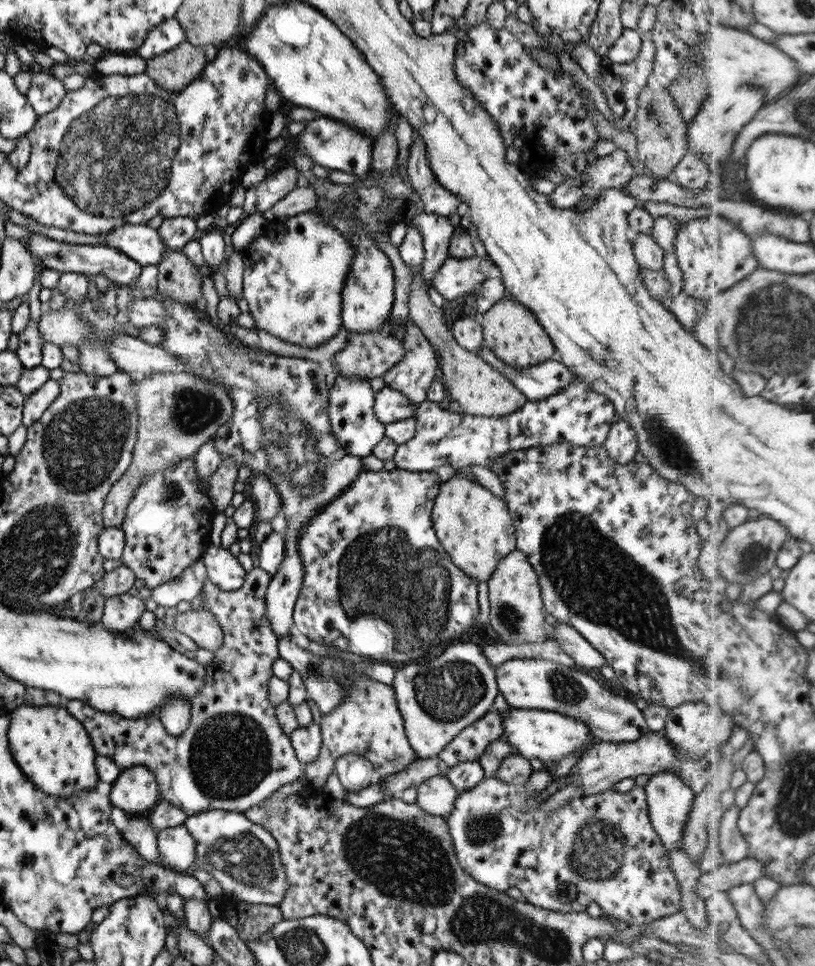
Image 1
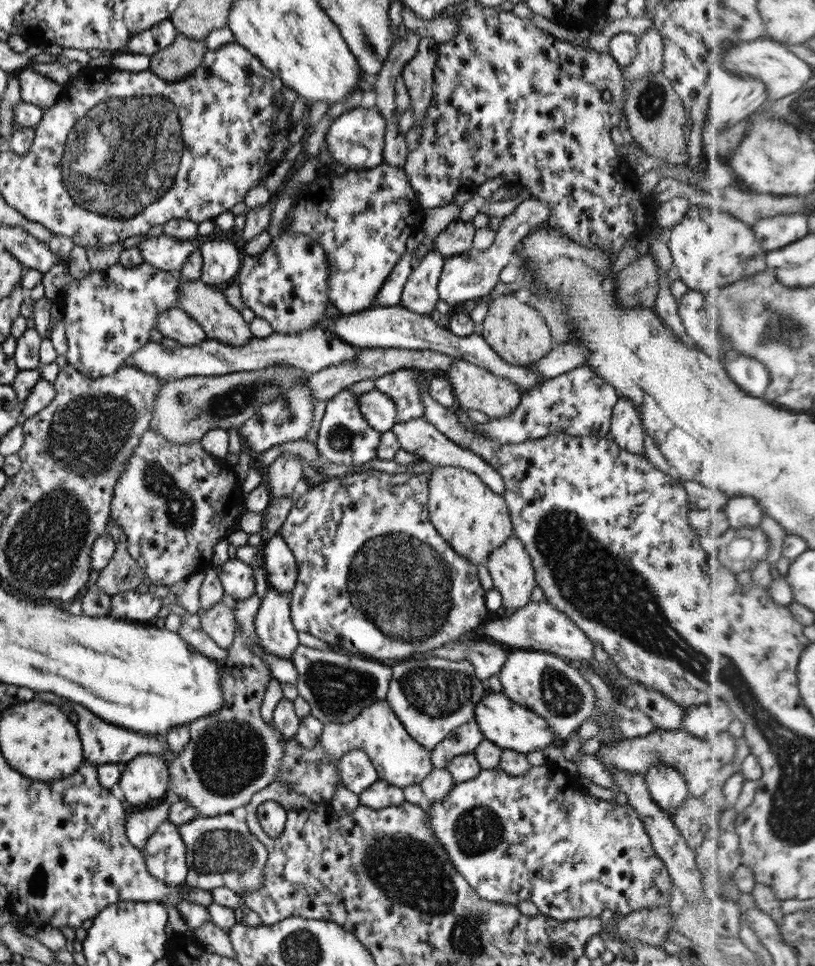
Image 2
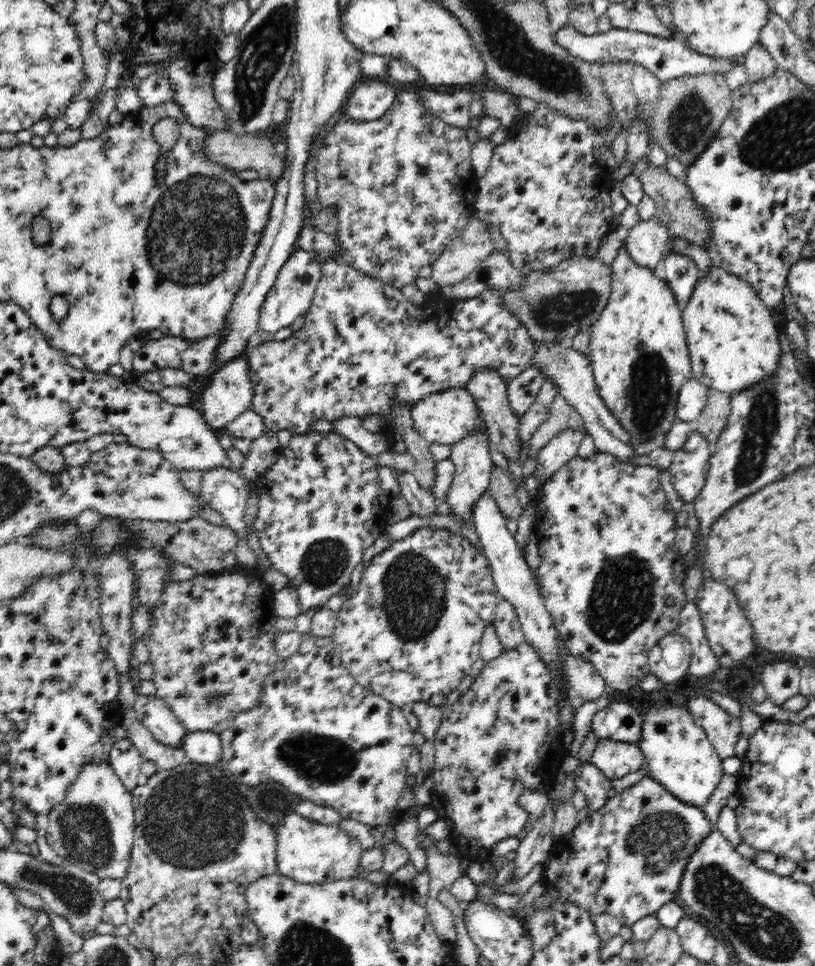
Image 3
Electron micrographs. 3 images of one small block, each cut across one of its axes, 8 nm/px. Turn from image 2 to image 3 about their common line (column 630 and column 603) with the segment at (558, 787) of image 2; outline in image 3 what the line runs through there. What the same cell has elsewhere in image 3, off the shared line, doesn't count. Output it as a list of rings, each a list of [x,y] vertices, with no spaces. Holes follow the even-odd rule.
[[[645,776],[638,784],[634,784],[621,791],[616,791],[614,797],[609,798],[600,810],[590,811],[586,819],[578,824],[576,828],[565,837],[553,844],[550,857],[544,863],[542,879],[547,889],[556,888],[560,894],[559,898],[564,902],[578,904],[582,909],[586,909],[590,914],[608,913],[618,918],[623,926],[630,926],[644,916],[654,915],[663,905],[678,900],[678,887],[684,872],[686,863],[690,862],[690,856],[696,852],[699,842],[707,837],[714,830],[710,826],[710,819],[701,809],[702,806],[690,806],[672,796],[662,785],[658,784],[652,777]]]

